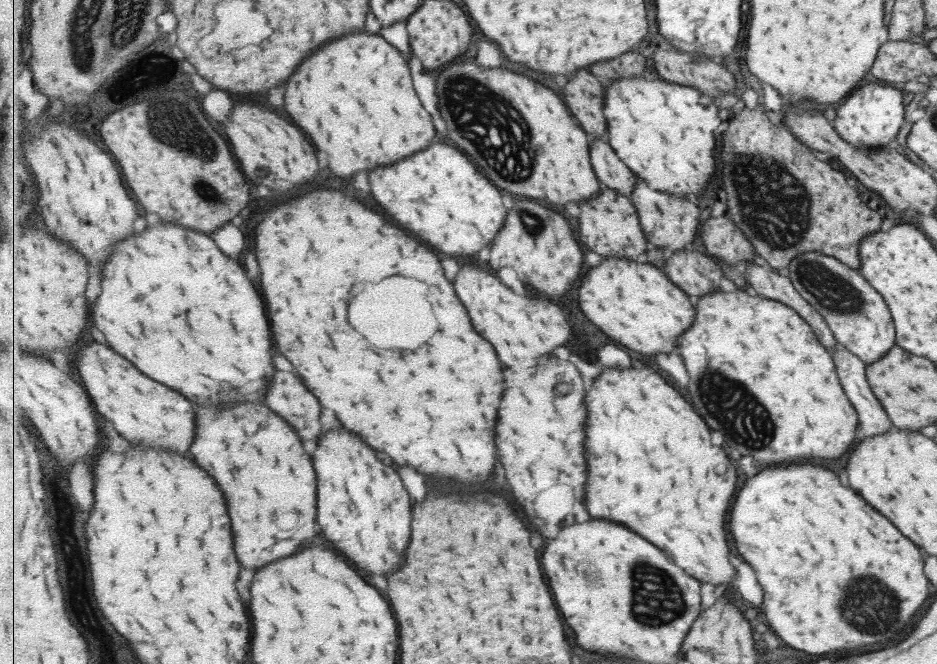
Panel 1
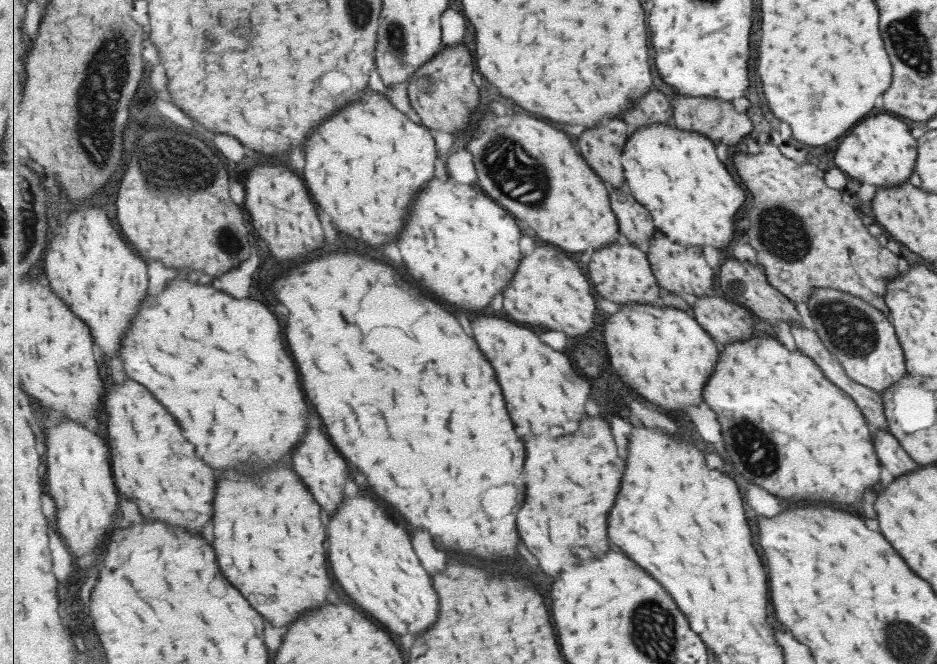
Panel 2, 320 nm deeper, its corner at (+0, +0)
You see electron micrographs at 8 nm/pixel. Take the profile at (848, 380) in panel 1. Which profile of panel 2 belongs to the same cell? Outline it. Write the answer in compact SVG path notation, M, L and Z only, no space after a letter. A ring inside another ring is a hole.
M873 428L871 436L875 456L891 478L898 478L902 474L911 473L917 469L916 462L909 458L897 440L887 430Z

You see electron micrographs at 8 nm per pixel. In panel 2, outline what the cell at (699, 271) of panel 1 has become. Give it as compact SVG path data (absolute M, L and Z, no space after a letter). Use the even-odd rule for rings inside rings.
M715 293L695 298L693 311L697 322L722 345L748 340L756 334L753 312L745 306Z

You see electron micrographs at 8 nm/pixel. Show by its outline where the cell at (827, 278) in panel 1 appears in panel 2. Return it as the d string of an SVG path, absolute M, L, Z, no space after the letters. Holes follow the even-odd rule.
M814 288L806 306L822 345L857 384L883 392L906 375L902 348L887 315L856 296L834 288Z

